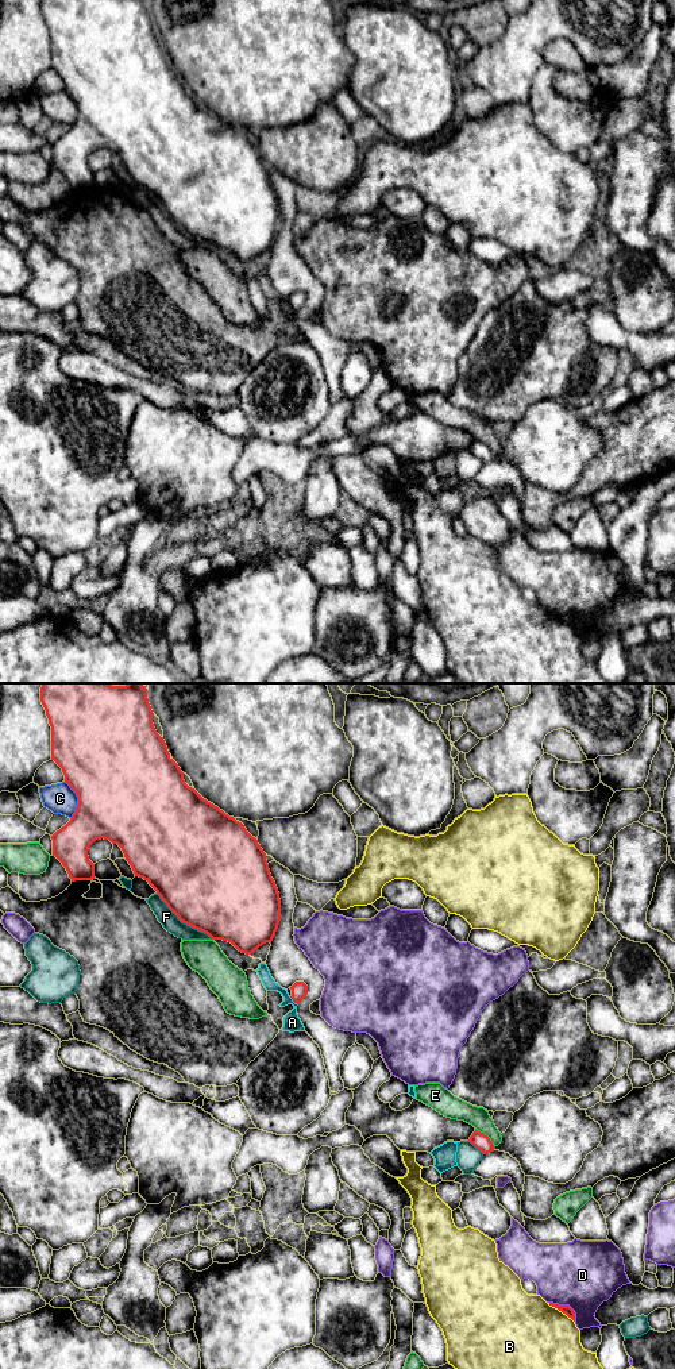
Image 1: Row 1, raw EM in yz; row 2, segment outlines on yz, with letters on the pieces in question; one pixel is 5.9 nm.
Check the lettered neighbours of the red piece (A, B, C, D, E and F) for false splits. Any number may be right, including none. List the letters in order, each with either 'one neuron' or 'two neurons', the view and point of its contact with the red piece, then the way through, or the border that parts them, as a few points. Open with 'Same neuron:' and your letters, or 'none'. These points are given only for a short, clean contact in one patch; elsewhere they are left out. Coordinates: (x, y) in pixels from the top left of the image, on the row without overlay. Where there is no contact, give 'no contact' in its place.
Same neuron: none
A: two neurons | yz (293, 309)
B: two neurons | yz (562, 620)
C: two neurons | yz (78, 108)
D: two neurons | yz (567, 614)
E: two neurons | yz (486, 444)
F: two neurons | yz (182, 230)

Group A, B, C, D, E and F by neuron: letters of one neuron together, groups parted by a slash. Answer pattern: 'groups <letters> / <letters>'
groups A / B / C / D / E / F

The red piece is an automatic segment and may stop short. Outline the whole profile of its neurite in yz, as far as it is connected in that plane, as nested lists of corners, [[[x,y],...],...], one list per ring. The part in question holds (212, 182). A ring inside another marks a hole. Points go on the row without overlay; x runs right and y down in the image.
[[[40,0],[40,11],[51,35],[51,69],[62,77],[65,90],[78,105],[78,115],[70,130],[51,144],[53,165],[66,177],[72,190],[94,188],[94,173],[88,165],[89,155],[96,149],[109,149],[122,157],[135,185],[147,189],[181,231],[207,242],[212,248],[228,250],[239,261],[246,263],[254,262],[266,251],[271,252],[281,228],[281,208],[269,178],[266,162],[258,153],[258,149],[247,140],[242,131],[204,108],[194,97],[185,92],[184,81],[170,66],[163,46],[154,36],[154,22],[148,12],[147,0]]]

